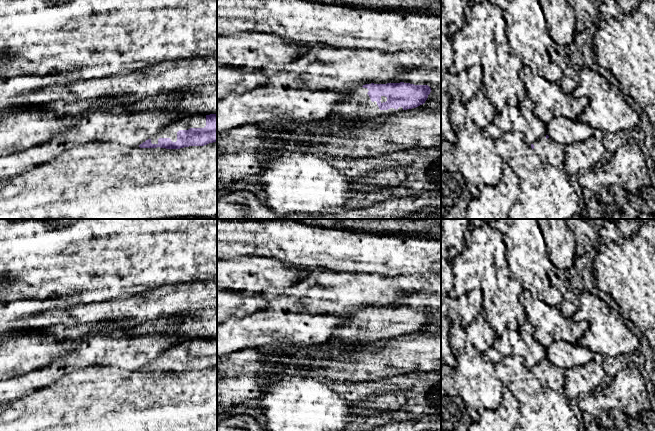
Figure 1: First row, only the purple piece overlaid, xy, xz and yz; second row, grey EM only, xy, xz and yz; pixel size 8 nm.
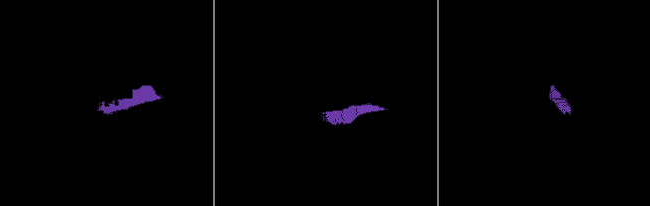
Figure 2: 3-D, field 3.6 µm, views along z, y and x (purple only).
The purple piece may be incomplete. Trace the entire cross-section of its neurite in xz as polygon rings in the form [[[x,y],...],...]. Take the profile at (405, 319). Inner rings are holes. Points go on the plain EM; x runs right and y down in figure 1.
[[[410,307],[365,308],[336,328],[329,339],[343,343],[387,340],[425,327],[431,312]]]

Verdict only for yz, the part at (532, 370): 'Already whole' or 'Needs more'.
Needs more

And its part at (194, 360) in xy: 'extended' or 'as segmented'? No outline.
extended

